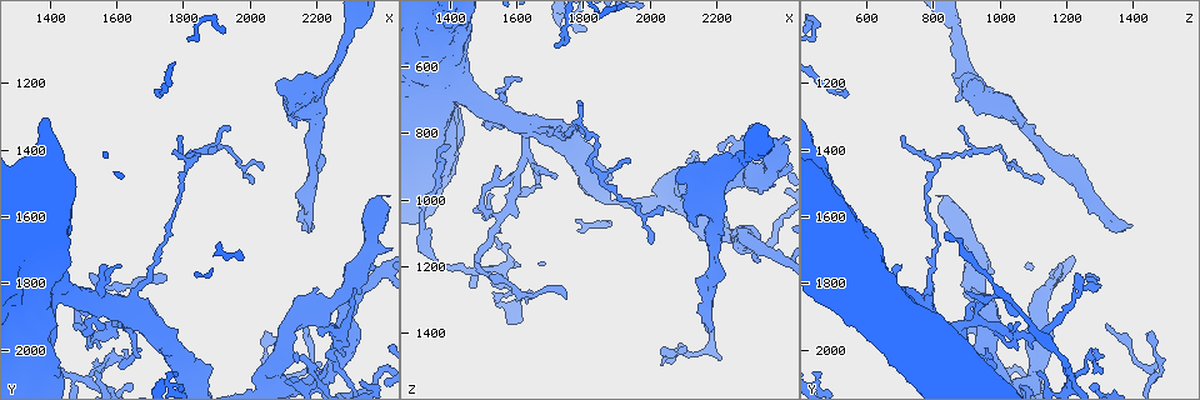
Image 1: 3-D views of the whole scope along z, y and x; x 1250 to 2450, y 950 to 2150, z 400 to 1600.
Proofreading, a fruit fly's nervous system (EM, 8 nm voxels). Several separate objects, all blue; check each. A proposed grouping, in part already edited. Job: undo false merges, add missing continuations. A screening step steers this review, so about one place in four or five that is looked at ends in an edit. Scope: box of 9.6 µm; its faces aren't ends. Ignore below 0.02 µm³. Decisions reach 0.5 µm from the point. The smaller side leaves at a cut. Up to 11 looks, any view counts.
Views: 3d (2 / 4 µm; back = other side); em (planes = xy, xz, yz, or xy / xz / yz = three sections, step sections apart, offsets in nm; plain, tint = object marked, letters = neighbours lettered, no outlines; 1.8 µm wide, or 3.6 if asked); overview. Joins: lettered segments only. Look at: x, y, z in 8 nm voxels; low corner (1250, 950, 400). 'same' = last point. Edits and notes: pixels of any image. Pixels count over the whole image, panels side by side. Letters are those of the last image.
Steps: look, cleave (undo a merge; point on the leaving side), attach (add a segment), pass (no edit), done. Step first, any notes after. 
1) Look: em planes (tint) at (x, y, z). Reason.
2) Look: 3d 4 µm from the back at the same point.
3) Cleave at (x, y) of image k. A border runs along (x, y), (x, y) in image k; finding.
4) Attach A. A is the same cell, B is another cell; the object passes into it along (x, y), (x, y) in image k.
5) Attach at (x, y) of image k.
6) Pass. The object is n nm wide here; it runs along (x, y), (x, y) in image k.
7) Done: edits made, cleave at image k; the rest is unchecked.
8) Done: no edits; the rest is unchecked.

Look: 3d 2 µm at (2250, 1950, 900).

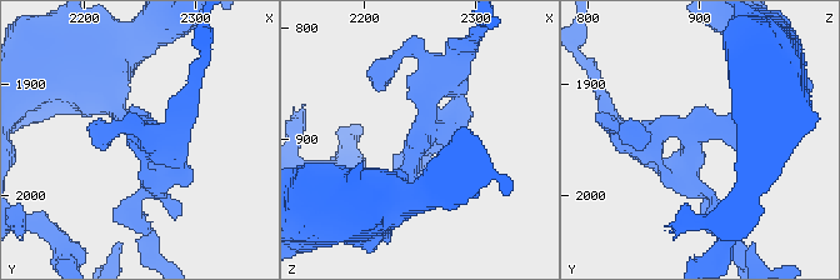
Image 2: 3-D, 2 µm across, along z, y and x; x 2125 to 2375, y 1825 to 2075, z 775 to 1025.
Look: em planes (tint) at (2256, 1948, 896). Now the EM.

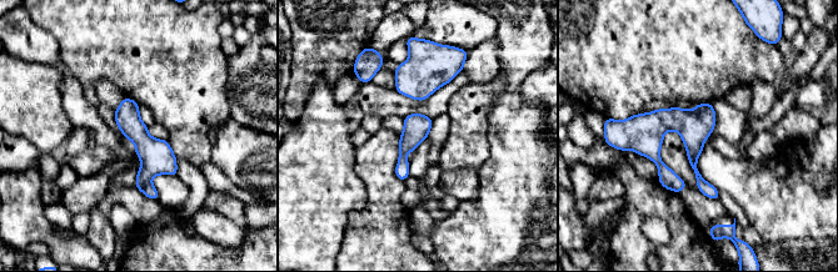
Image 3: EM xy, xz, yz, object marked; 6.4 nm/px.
Look: em planes (letters) at the same point. See the neighbours.

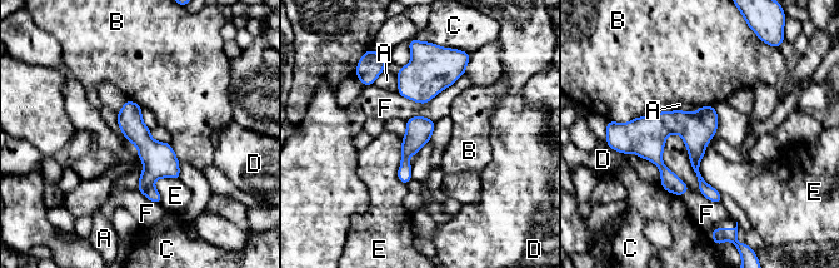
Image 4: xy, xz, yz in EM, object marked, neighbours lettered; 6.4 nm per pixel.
Pass. A, B, C, D, E and F are other cells; a border runs along (672, 132), (698, 189), (720, 202) in image 4; all the same neuron.

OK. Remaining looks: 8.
Look: em planes (letters) at (1600, 1910, 930). A fork.

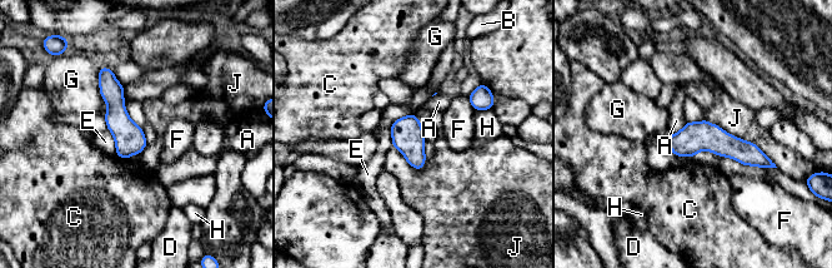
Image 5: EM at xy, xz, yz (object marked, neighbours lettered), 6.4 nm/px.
Pass. A, B, C, D, E, F, G, H and J are other cells; it runs along (670, 140), (717, 140), (763, 159) in image 5; continuous, no second neuron.

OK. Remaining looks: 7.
Look: em yz step 8 (letters) at (1380, 1670, 840). Long arm stops here.

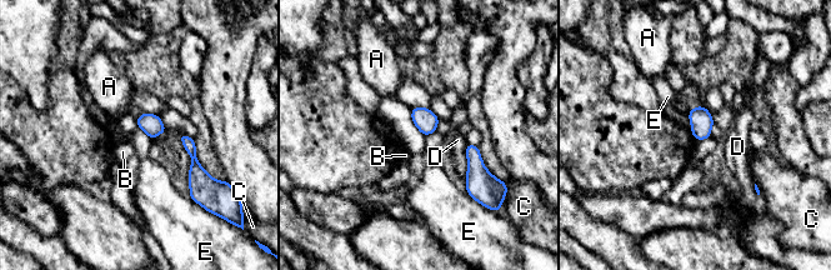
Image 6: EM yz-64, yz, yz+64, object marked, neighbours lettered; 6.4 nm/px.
Look: em planes (letters) at the same point.

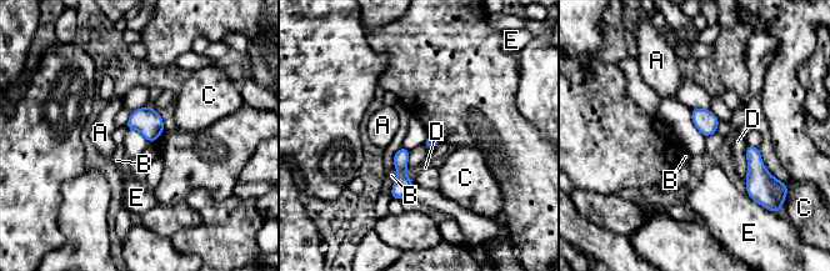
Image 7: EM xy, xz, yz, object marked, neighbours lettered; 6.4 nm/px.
Pass. A, B, C, D and E are other cells; no lettered segment goes on from it.

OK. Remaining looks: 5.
Look: em xz step 8 (letters) at (1630, 1990, 1290). Branch stops here.

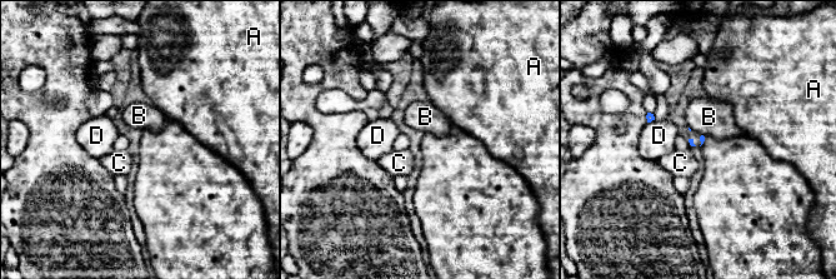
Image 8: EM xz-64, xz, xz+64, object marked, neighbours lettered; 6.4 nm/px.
Look: em planes (letters) at the same point. Another direction.

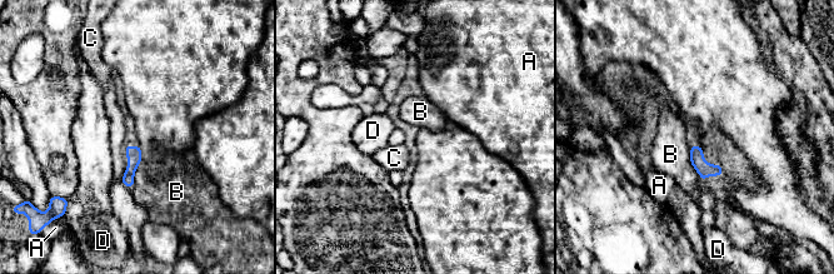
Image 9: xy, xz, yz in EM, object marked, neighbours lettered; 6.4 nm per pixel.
Pass. The object is 90 nm wide here; A, B, C and D are other cells; a border runs along (689, 147), (690, 164), (703, 183) in image 9; none of them fits.

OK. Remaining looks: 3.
Done: no edits; the rest is unchecked.

